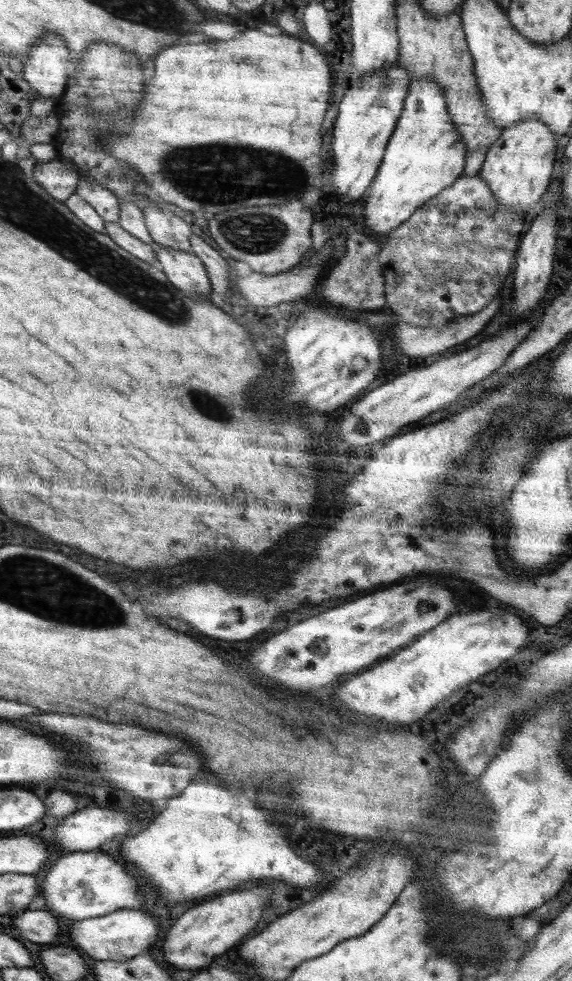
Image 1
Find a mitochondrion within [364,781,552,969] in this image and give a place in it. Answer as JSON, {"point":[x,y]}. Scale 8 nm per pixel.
{"point":[464,928]}

